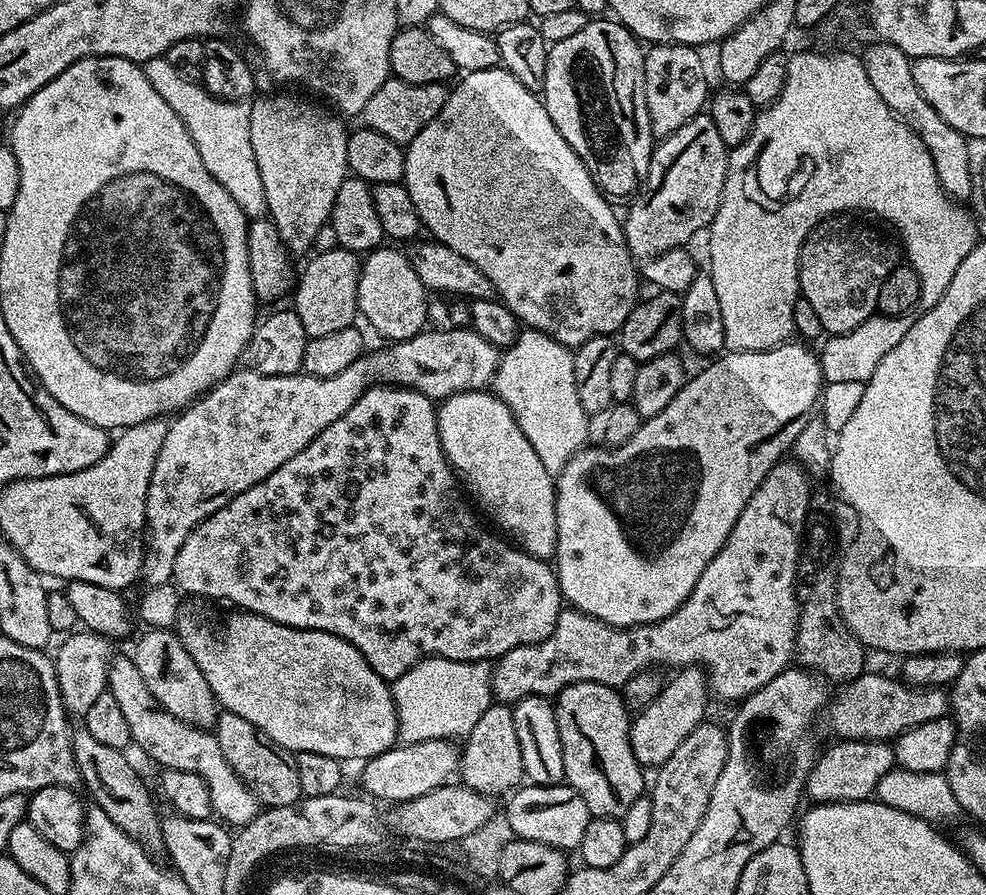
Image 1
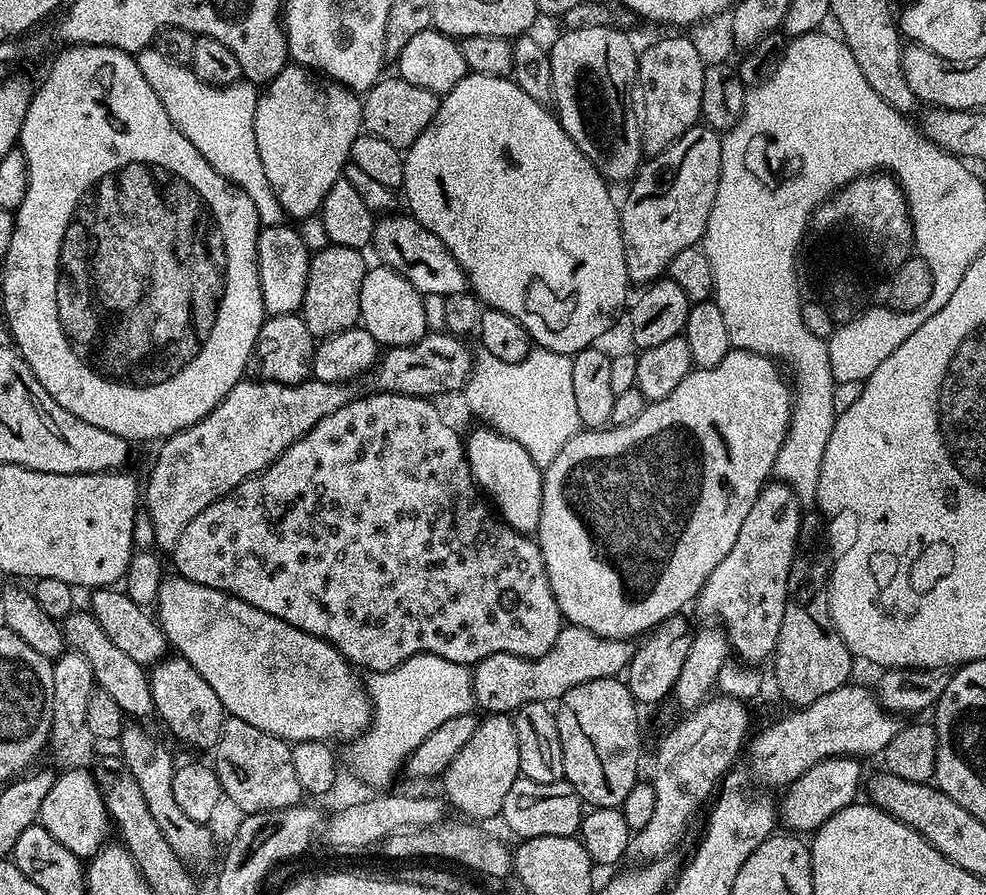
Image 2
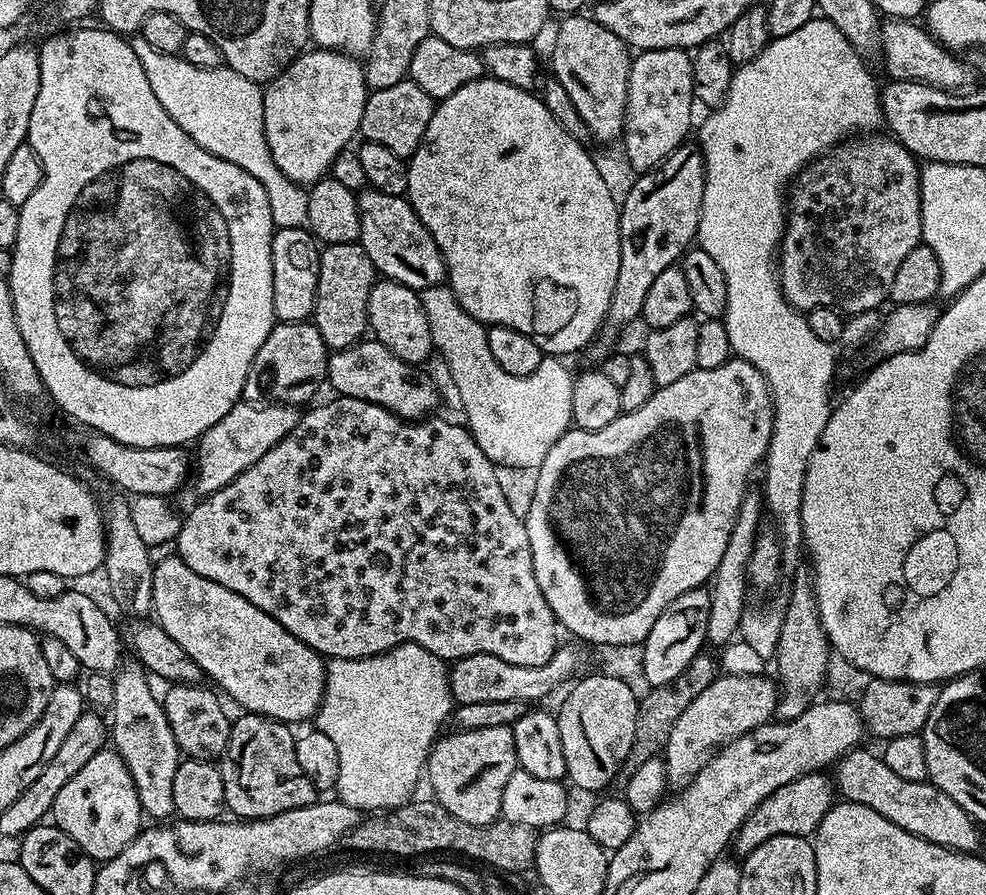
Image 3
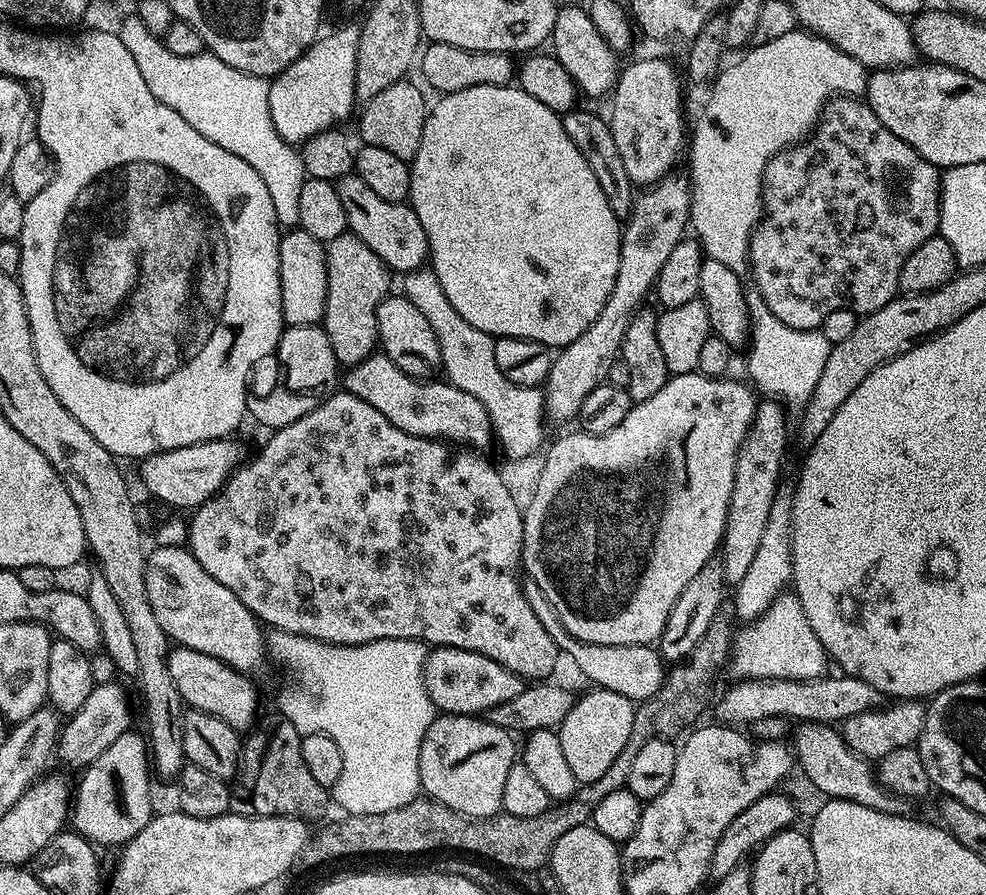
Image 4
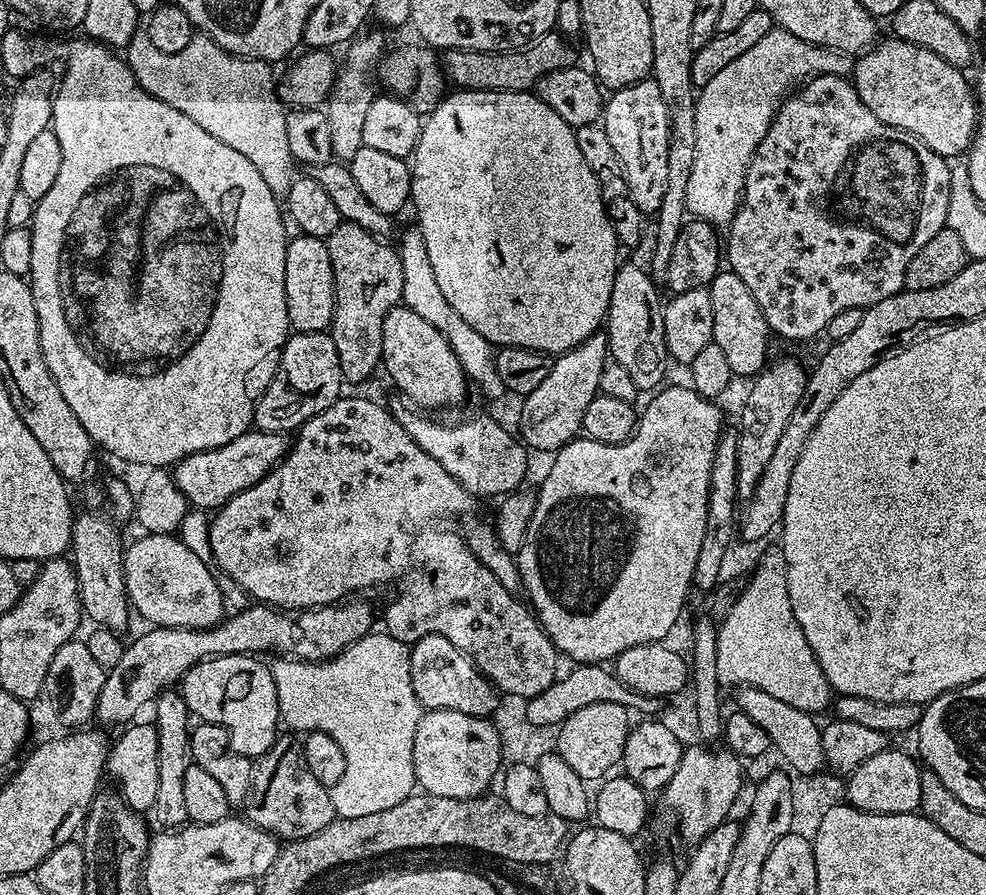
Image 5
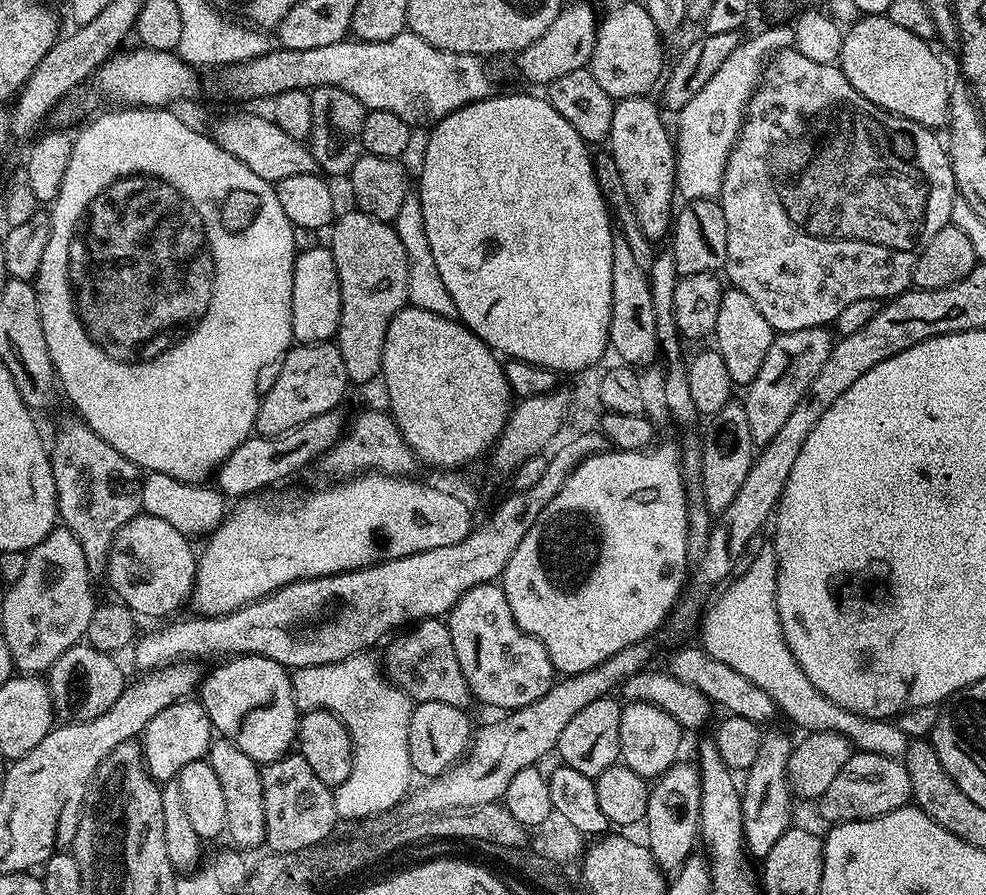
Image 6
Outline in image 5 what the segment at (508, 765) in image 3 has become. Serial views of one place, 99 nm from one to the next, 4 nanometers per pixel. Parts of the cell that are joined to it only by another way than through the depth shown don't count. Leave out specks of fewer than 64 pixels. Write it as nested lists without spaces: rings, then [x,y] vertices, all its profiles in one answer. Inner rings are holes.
[[[434,708],[421,715],[418,730],[414,730],[414,774],[427,795],[474,800],[491,789],[488,787],[501,768],[499,736],[491,719],[458,714],[449,708]]]

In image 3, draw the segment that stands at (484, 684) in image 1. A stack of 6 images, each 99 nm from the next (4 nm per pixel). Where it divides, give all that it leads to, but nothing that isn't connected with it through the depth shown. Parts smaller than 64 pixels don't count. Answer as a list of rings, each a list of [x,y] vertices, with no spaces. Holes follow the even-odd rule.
[[[402,643],[399,646],[383,652],[380,655],[363,656],[362,658],[338,658],[329,659],[324,670],[324,697],[320,703],[320,709],[316,711],[314,717],[315,731],[327,734],[333,740],[334,746],[338,750],[338,782],[334,792],[343,804],[351,808],[359,808],[361,813],[376,814],[381,810],[391,810],[400,808],[405,804],[406,798],[411,797],[412,791],[416,788],[416,783],[422,780],[422,762],[427,761],[428,753],[432,751],[432,745],[436,743],[441,735],[440,727],[446,724],[451,717],[454,707],[450,682],[448,681],[449,665],[445,661],[439,660],[432,651],[416,643]]]

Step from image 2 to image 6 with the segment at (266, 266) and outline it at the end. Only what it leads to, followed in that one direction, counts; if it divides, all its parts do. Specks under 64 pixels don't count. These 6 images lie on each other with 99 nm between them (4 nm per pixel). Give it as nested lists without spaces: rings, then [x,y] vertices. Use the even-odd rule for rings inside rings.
[[[331,247],[297,251],[292,291],[292,338],[296,344],[322,344],[335,337],[340,325],[342,294]]]

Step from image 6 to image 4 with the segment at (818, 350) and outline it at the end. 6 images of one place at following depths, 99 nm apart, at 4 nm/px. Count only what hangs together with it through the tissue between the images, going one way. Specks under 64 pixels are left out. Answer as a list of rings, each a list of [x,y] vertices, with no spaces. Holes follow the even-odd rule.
[[[764,398],[756,405],[752,425],[738,450],[734,466],[734,490],[728,503],[728,517],[724,537],[720,539],[718,558],[722,562],[724,583],[735,586],[745,577],[754,554],[761,545],[762,533],[769,519],[776,491],[781,487],[780,466],[784,462],[784,446],[788,442],[788,420],[784,417],[785,405],[772,398]]]

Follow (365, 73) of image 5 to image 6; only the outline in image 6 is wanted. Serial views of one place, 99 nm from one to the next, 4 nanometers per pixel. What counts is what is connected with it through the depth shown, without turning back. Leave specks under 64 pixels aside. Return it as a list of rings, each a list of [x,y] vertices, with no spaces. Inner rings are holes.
[[[322,86],[311,89],[312,98],[312,134],[310,147],[316,167],[325,177],[347,177],[351,173],[354,162],[364,152],[362,142],[362,126],[366,109],[354,94],[346,94],[346,90],[338,90],[338,86]]]

